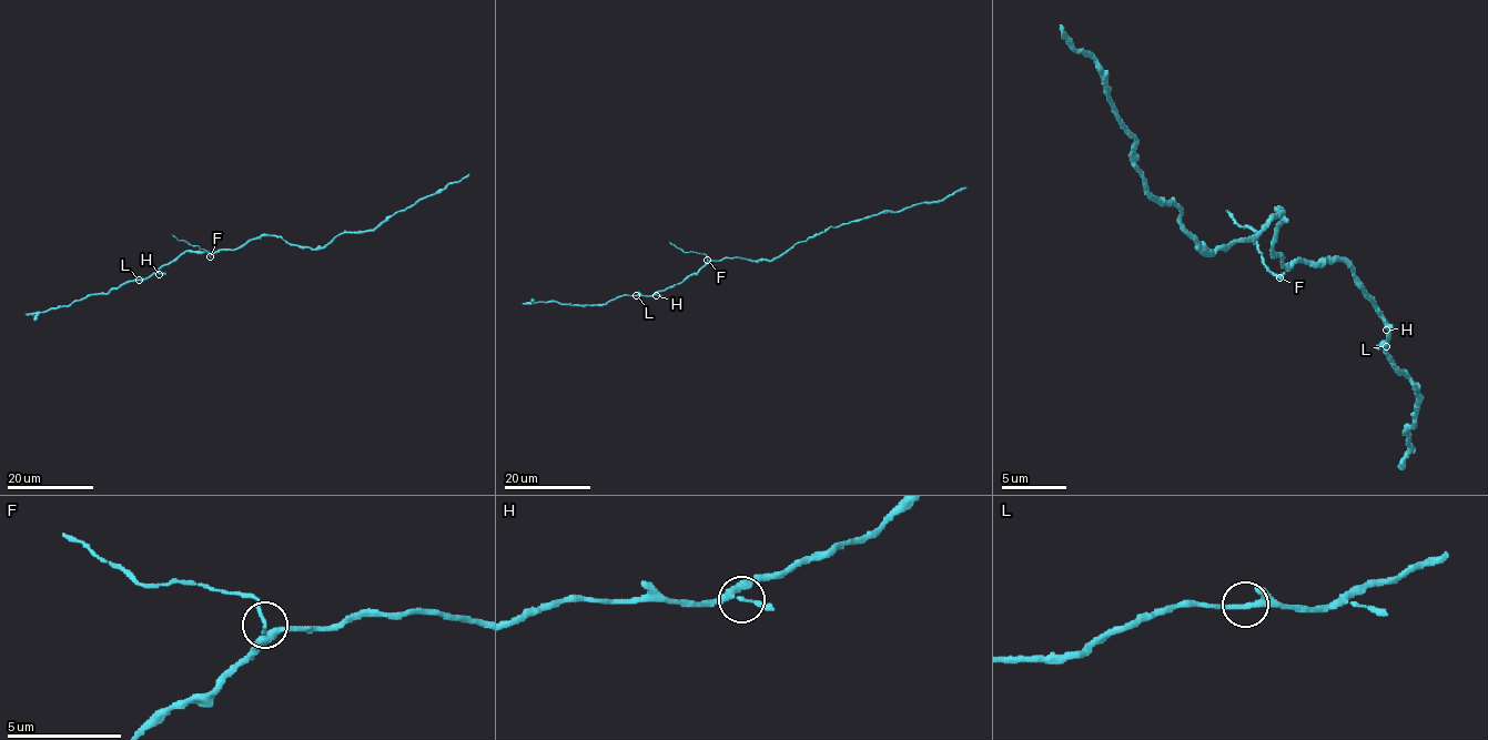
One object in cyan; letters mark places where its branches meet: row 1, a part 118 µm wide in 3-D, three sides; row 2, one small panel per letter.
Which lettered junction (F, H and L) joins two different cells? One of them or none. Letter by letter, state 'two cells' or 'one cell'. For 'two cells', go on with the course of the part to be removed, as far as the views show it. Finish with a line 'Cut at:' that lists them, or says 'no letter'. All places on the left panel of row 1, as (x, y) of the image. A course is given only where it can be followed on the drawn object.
F: two cells; course (210, 257), (196, 245), (178, 240), (172, 234)
H: one cell
L: one cell
Cut at: F

